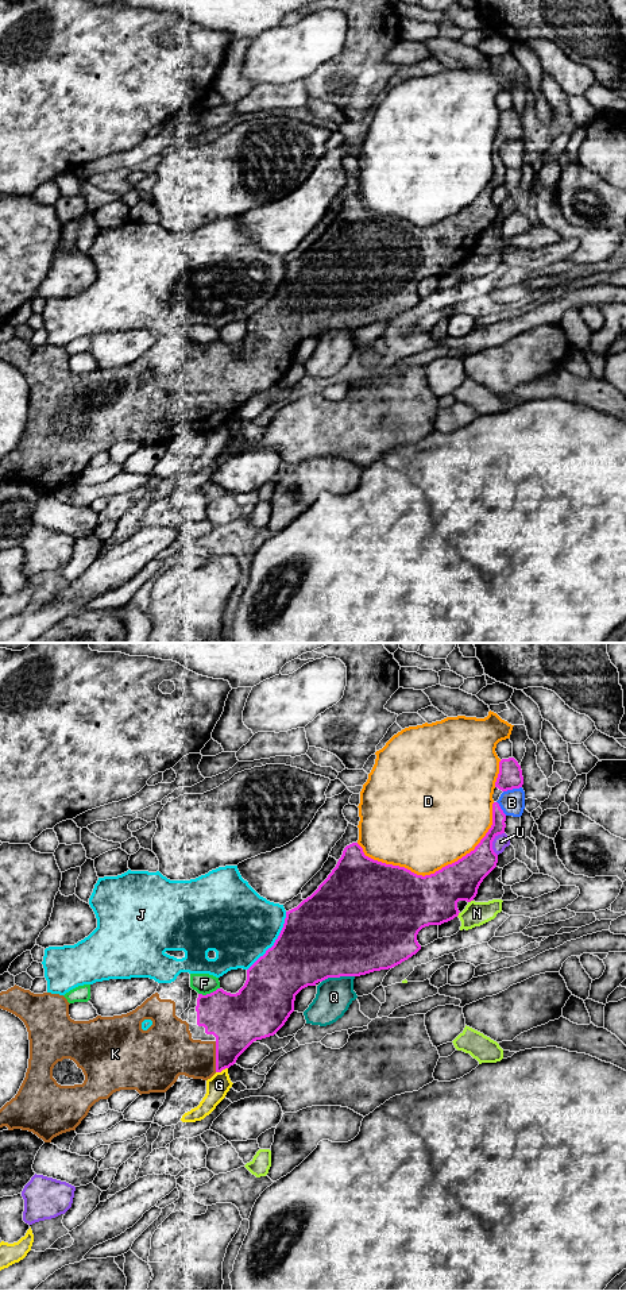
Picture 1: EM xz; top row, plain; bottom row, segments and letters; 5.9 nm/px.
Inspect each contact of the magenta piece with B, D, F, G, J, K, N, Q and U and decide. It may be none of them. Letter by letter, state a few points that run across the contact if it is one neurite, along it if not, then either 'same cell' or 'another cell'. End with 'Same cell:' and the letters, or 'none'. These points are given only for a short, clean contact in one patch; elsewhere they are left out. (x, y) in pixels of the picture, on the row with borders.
B: another cell
D: another cell
F: another cell
G: line xz (227, 1067), (216, 1072); another cell
J: another cell
K: line xz (236, 1020), (232, 1040), (216, 1056), (184, 1056), (174, 1052); same cell
N: line xz (472, 900), (468, 902); another cell
Q: another cell
U: another cell
Same cell: K

